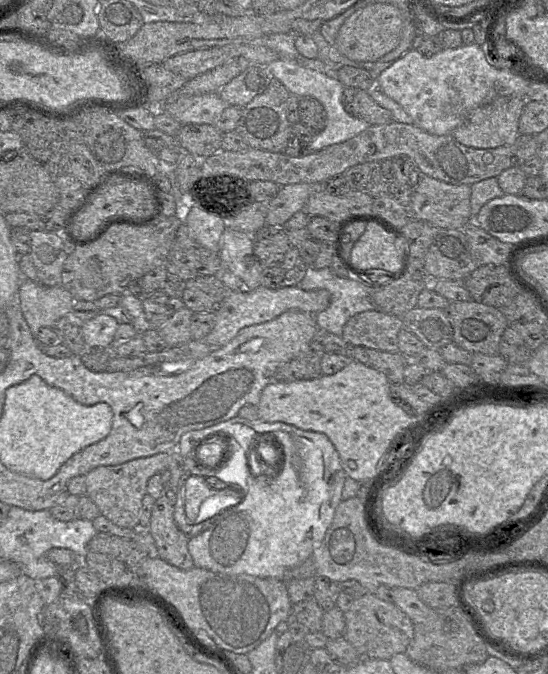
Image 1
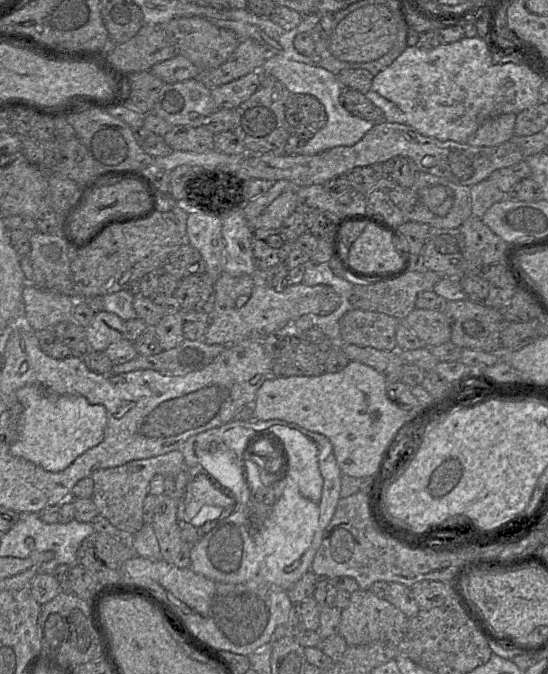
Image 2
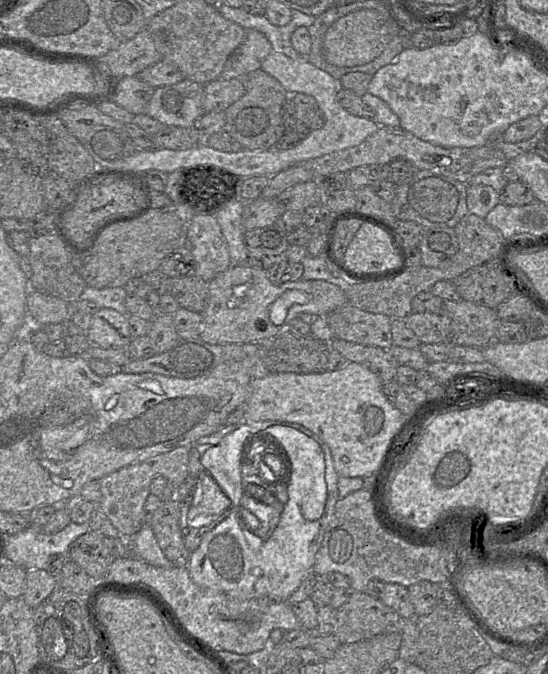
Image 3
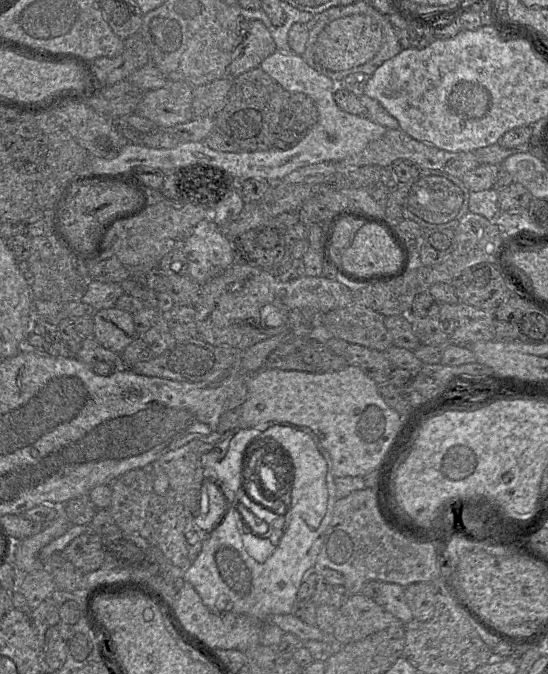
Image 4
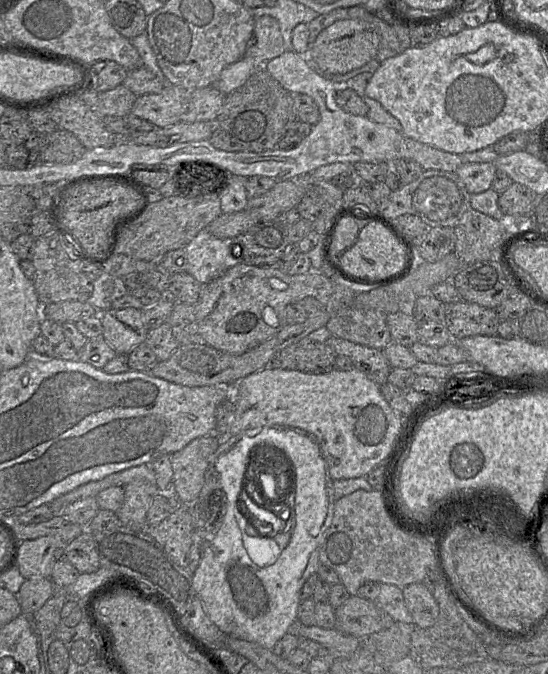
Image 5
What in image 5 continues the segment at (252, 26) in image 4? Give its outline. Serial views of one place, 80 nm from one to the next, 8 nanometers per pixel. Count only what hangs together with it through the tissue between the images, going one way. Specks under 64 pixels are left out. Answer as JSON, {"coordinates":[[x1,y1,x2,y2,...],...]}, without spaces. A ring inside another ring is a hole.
{"coordinates":[[268,15,255,17,254,29,247,43,244,57,257,61,261,69,266,62,284,52,284,41,278,21]]}

